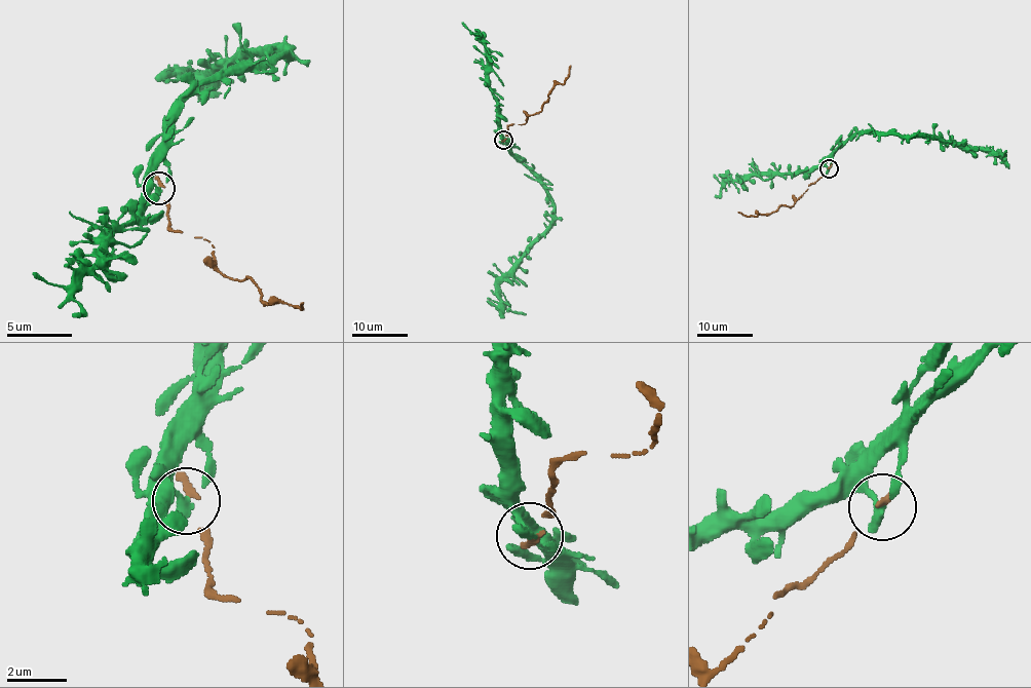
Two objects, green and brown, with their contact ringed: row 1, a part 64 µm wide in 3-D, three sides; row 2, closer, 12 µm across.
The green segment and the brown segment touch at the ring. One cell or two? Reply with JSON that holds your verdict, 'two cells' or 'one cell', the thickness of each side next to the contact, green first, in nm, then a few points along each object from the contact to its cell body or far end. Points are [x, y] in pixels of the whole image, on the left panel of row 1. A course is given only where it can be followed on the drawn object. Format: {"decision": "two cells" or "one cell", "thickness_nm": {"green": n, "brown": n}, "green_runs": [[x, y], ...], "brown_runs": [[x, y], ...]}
{"decision": "two cells", "thickness_nm": {"green": 400, "brown": 220}, "green_runs": [[159, 187], [154, 157], [167, 119], [200, 85], [290, 51], [259, 47], [186, 75], [245, 62], [257, 51]], "brown_runs": [[159, 187], [165, 188], [168, 226], [206, 238], [222, 273], [249, 278], [261, 301], [301, 310], [302, 303]]}

